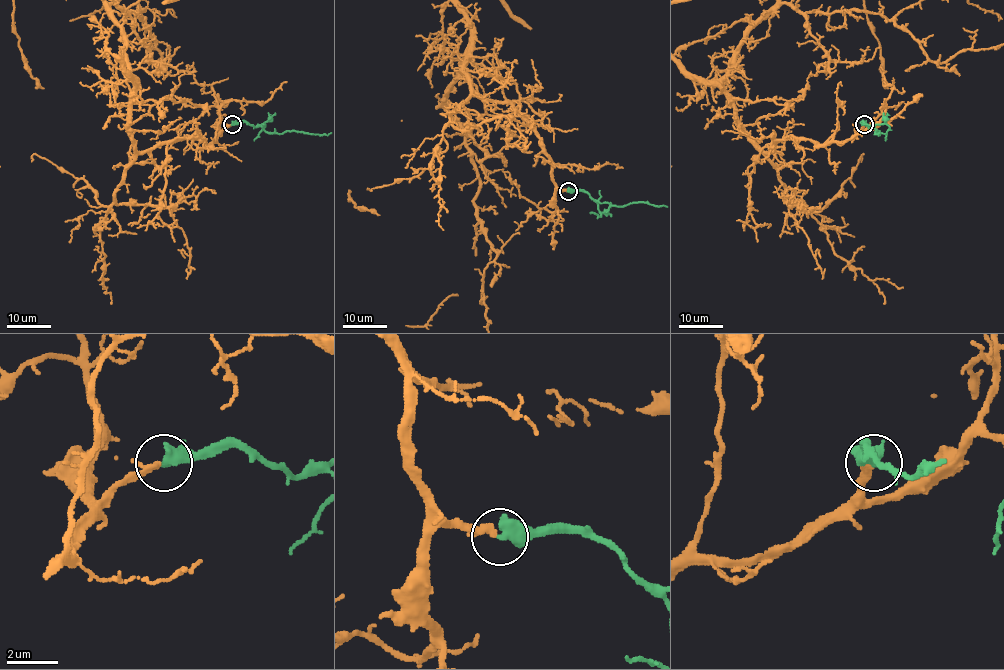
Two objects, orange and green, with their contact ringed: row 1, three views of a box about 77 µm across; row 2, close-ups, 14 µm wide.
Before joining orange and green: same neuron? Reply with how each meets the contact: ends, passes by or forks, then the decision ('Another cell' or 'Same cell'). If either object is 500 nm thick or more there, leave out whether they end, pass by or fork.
At the ring orange passes by. At the ring green passes by. Same cell

